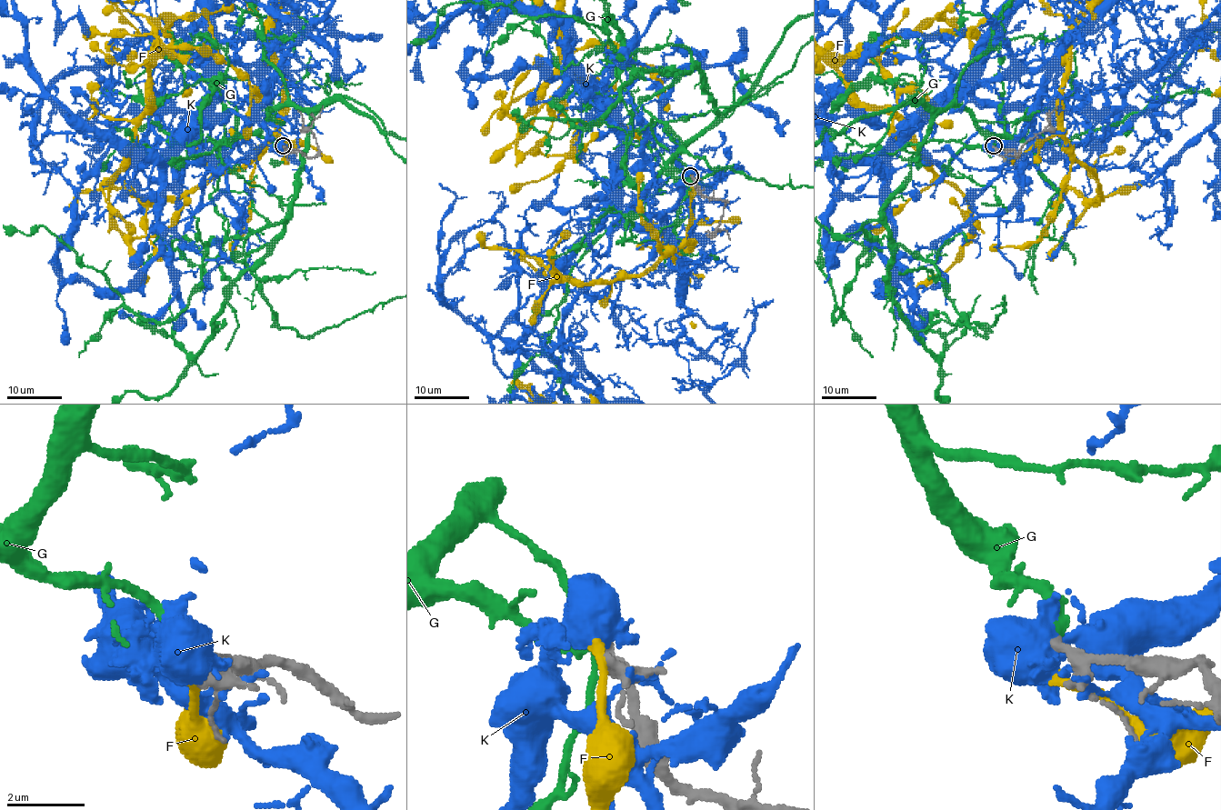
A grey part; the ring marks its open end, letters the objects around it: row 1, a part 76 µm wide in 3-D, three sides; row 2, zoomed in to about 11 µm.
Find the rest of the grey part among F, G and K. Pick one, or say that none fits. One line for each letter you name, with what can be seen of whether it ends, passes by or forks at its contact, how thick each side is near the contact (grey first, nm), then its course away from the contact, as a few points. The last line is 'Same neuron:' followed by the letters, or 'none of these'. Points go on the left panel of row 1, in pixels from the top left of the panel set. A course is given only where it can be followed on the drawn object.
G: it ends there; 320 nm thick on the grey side, 300 nm on the other
Same neuron: G

